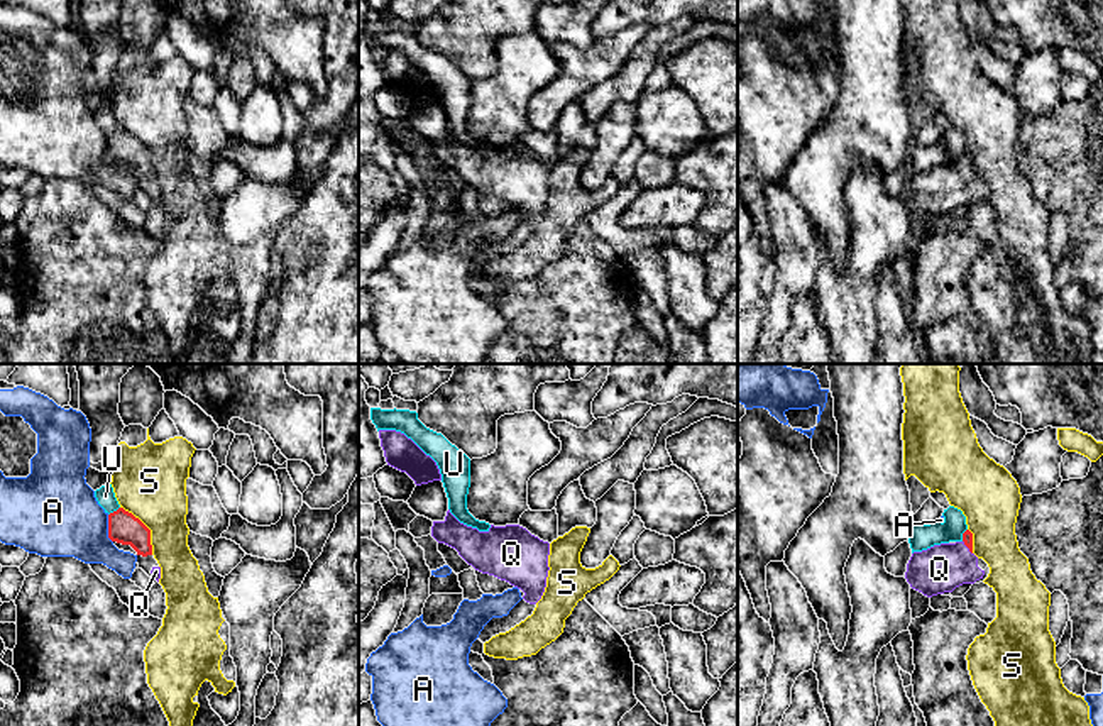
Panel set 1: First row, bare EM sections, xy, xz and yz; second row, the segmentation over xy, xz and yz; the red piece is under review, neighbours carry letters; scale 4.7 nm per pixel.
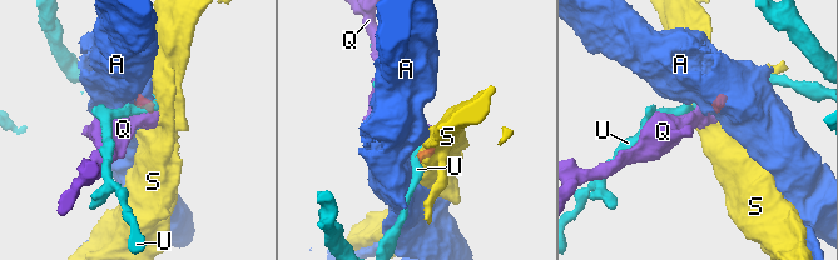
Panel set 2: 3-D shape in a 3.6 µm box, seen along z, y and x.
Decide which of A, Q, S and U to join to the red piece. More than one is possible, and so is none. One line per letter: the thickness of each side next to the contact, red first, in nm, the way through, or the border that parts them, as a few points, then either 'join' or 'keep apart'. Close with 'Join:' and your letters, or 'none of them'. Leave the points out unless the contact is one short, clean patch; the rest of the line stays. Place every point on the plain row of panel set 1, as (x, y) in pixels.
A: 150/400 nm | along xy (107, 136), (107, 158), (112, 163) | keep apart
Q: 50/220 nm | across yz (966, 158), (966, 166), (939, 190) | join
S: 150/360 nm | along xy (120, 127), (149, 151), (153, 175) | keep apart
U: 150/90 nm | along xy (119, 127), (109, 136) | keep apart
Join: Q

